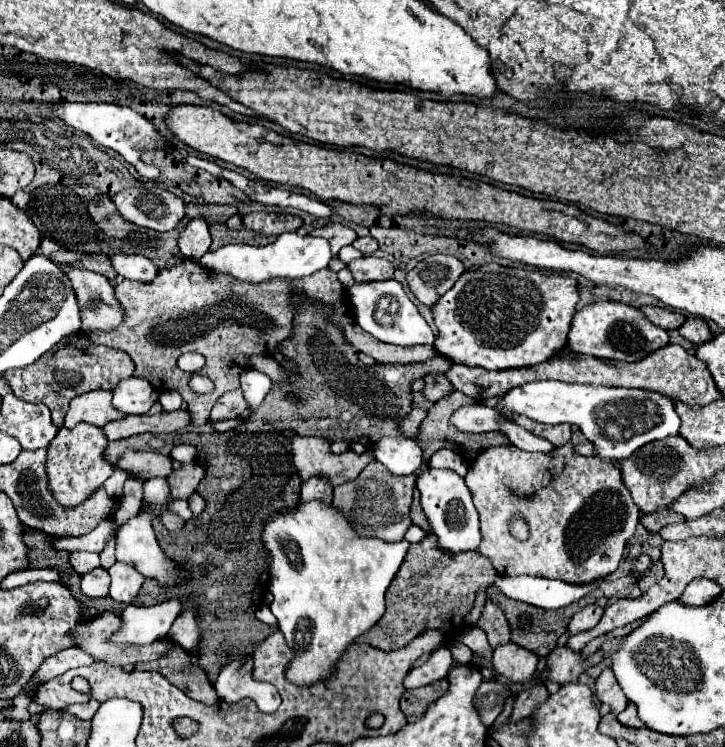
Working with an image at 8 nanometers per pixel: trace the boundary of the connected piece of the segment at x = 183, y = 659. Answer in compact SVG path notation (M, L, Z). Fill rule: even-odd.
M174 643L166 655L162 655L158 661L148 663L136 663L136 671L160 671L172 685L182 689L190 699L200 701L204 705L214 705L218 701L218 695L214 687L202 685L200 677L206 677L204 669L198 663L196 655L186 653L178 643Z

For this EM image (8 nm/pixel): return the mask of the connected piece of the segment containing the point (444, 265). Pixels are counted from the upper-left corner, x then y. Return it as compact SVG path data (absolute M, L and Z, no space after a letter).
M430 255L422 259L412 271L408 271L408 287L420 303L432 307L464 273L460 259L452 255Z

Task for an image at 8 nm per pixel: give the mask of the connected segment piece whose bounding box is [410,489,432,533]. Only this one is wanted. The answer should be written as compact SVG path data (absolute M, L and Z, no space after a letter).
M414 489L414 501L412 501L412 507L410 507L410 519L414 525L422 527L426 533L432 533L432 527L428 525L428 519L420 507L420 495L418 495L418 489Z

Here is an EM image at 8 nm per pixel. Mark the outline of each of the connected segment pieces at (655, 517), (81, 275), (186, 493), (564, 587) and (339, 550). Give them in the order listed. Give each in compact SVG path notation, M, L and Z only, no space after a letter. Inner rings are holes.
M662 509L662 511L656 511L656 513L642 515L642 517L640 517L640 523L642 523L650 533L658 533L664 525L668 525L668 523L680 523L680 521L684 521L684 517L678 515L678 513L672 511L672 509Z
M72 269L68 273L76 291L78 307L82 307L82 331L112 331L124 319L122 307L114 295L114 285L100 273Z
M196 463L182 465L182 469L174 471L168 477L172 495L178 497L178 499L188 499L196 491L196 487L198 487L202 477L204 477L204 469L200 465L196 465Z
M500 575L496 587L510 599L524 601L542 609L560 609L588 595L604 581L606 579L602 577L584 585L572 585L560 579L546 579L546 577L532 577L532 575L516 575L516 577Z
M320 501L298 505L288 515L276 515L272 521L268 521L262 541L272 555L268 589L274 595L274 601L270 603L270 607L260 607L256 611L256 617L268 625L274 625L278 619L282 635L286 637L288 647L294 651L294 659L288 663L284 673L290 683L308 687L326 681L328 677L334 677L336 665L346 653L348 645L352 645L362 633L370 631L370 627L374 627L374 623L378 623L378 619L384 615L386 589L394 579L398 567L402 565L410 545L406 543L406 539L398 543L386 543L374 537L358 537L344 515L338 513L338 509Z

